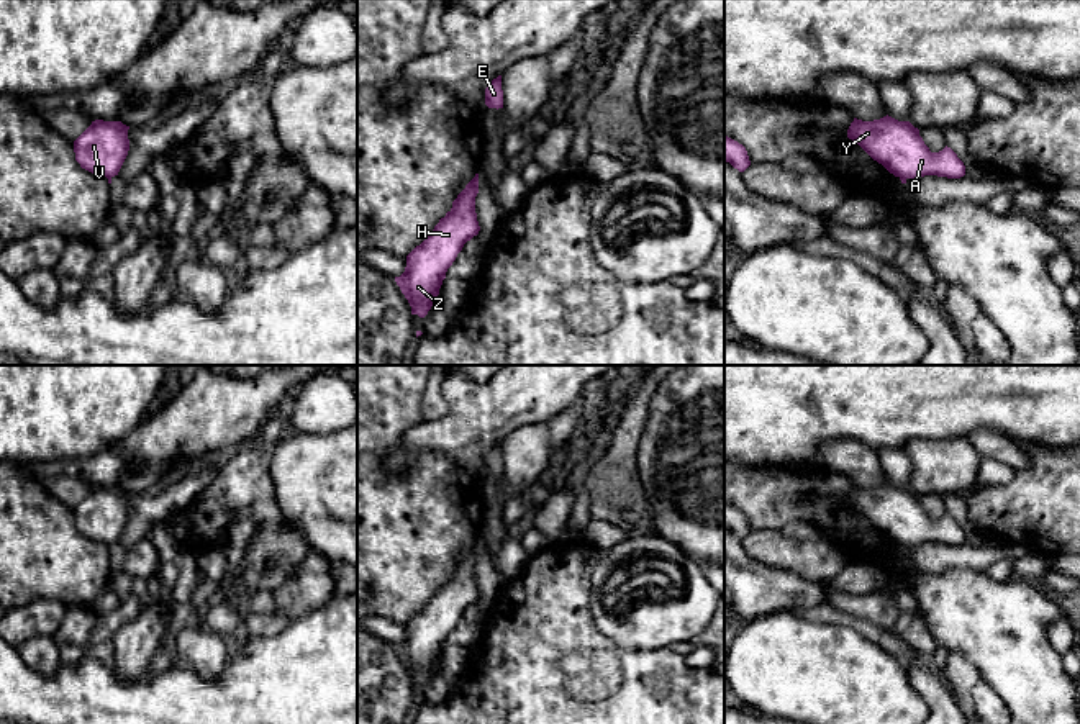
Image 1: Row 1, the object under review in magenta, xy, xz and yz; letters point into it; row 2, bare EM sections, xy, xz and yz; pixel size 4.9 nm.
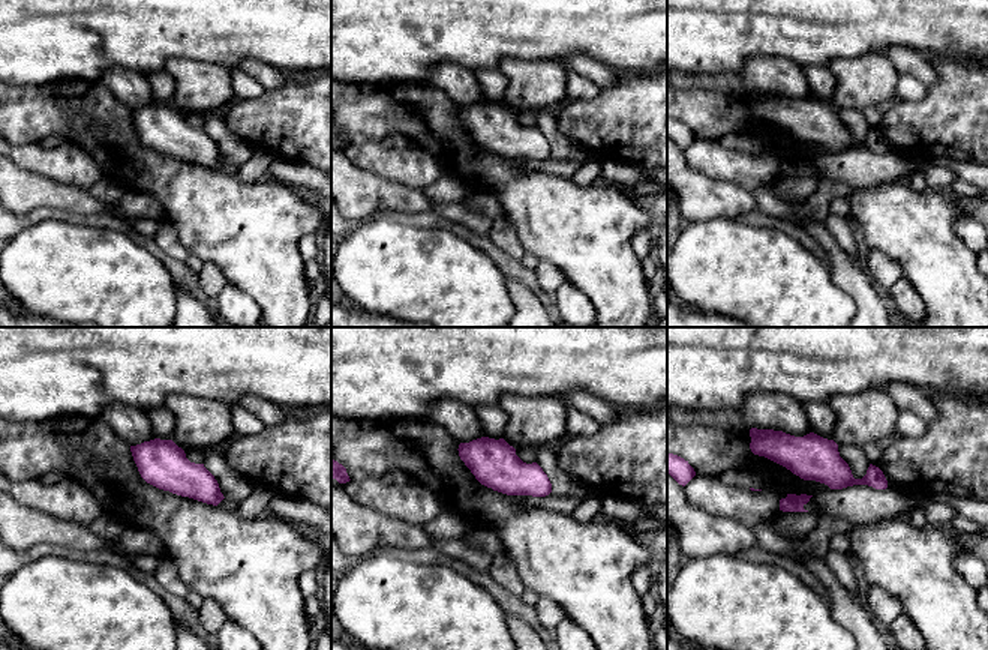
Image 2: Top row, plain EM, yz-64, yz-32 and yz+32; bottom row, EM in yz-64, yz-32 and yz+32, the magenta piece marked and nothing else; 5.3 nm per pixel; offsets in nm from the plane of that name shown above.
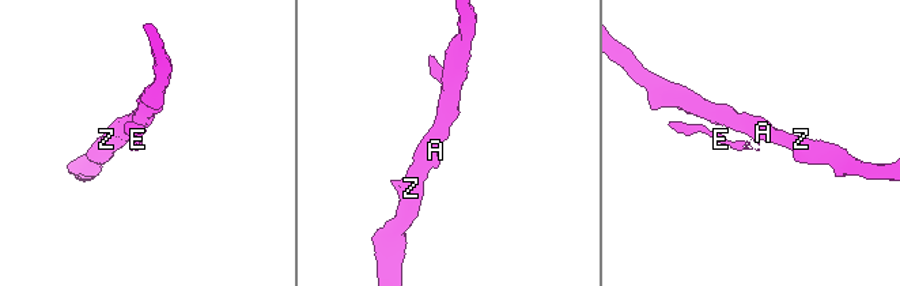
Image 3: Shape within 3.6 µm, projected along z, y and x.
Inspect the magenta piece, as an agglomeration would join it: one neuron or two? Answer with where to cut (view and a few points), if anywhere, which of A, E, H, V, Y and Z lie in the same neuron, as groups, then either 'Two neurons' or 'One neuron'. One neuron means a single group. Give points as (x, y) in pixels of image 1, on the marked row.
Split along yz (900, 176), (905, 179). Groups: A H V Y Z / E. Two neurons

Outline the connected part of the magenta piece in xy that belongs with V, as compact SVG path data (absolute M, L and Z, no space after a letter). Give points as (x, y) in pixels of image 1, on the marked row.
M92 121L74 141L75 161L92 174L118 175L129 151L128 129L121 121Z

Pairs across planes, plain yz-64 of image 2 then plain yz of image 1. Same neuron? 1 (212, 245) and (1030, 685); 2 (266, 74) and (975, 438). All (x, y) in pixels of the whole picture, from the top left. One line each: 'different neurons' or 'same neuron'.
1: same neuron
2: same neuron

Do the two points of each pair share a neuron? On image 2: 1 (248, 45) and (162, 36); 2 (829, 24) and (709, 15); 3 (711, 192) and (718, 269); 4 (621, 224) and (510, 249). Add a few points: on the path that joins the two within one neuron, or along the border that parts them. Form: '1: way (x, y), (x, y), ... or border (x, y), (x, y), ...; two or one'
1: way (227, 38), (183, 38); one
2: way (799, 15), (739, 15); one
3: border (744, 218), (711, 216), (687, 224); two
4: border (504, 216), (511, 224), (525, 252); two

